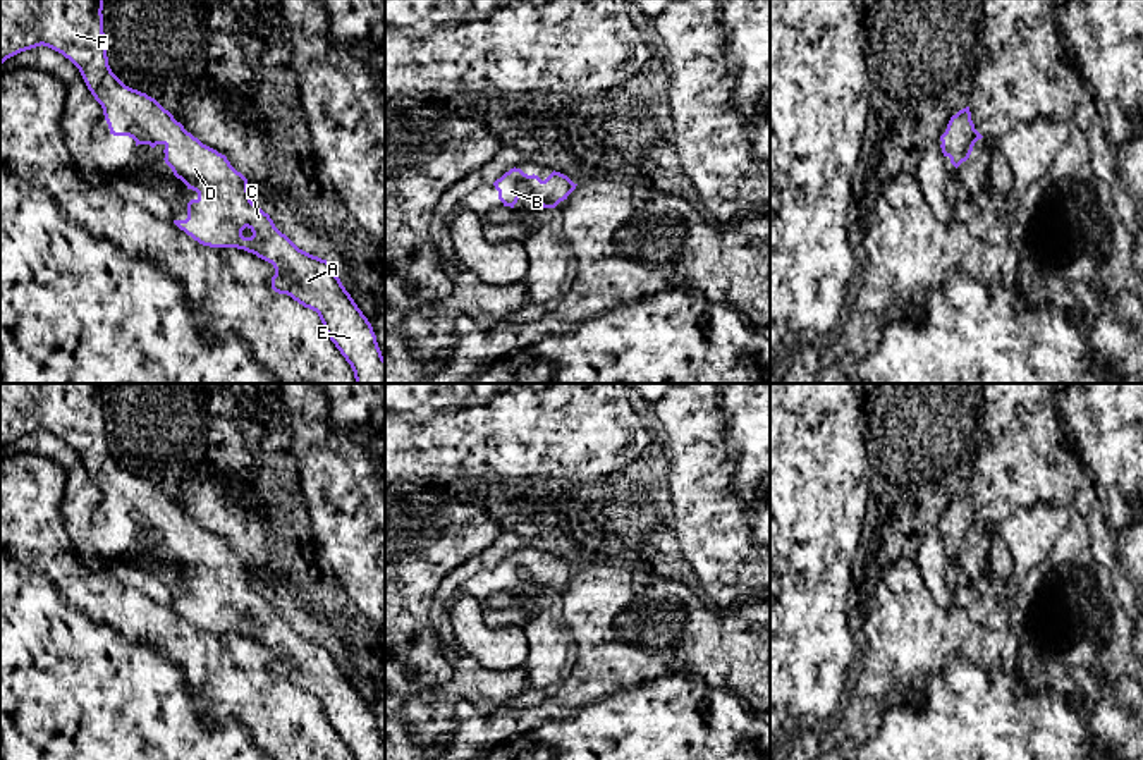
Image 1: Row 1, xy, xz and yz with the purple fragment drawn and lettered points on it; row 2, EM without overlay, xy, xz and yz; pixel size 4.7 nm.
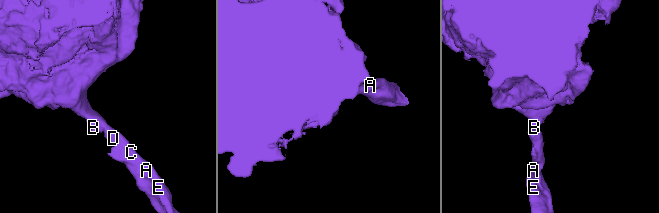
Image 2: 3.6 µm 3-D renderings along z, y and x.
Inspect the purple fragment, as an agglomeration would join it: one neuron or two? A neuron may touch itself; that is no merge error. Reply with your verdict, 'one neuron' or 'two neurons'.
one neuron

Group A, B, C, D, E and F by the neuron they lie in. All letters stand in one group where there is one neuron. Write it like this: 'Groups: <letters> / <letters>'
Groups: A B C D E F

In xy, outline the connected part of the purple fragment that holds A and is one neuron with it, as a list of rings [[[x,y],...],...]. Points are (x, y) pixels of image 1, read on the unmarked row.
[[[0,383],[0,452],[7,444],[41,430],[69,444],[101,490],[110,519],[129,521],[136,531],[163,530],[165,549],[187,574],[198,578],[198,583],[187,588],[187,604],[174,605],[174,609],[203,631],[237,633],[272,648],[275,653],[272,674],[318,698],[327,720],[354,760],[385,760],[385,743],[373,712],[335,660],[332,648],[299,634],[275,612],[270,600],[251,586],[248,564],[230,550],[225,540],[203,530],[155,483],[125,471],[112,457],[103,418],[103,385]]]

